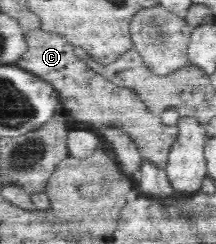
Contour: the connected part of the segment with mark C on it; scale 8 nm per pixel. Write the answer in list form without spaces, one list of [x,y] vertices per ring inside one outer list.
[[[38,28],[25,33],[25,38],[28,50],[16,61],[16,66],[40,76],[42,80],[56,88],[61,106],[68,110],[68,114],[74,120],[96,128],[104,125],[122,127],[124,133],[128,133],[138,145],[144,160],[156,163],[160,169],[166,168],[171,146],[178,136],[177,125],[164,124],[161,117],[151,113],[132,89],[115,86],[105,77],[94,73],[81,58],[75,55],[75,47],[65,36],[48,33]]]

